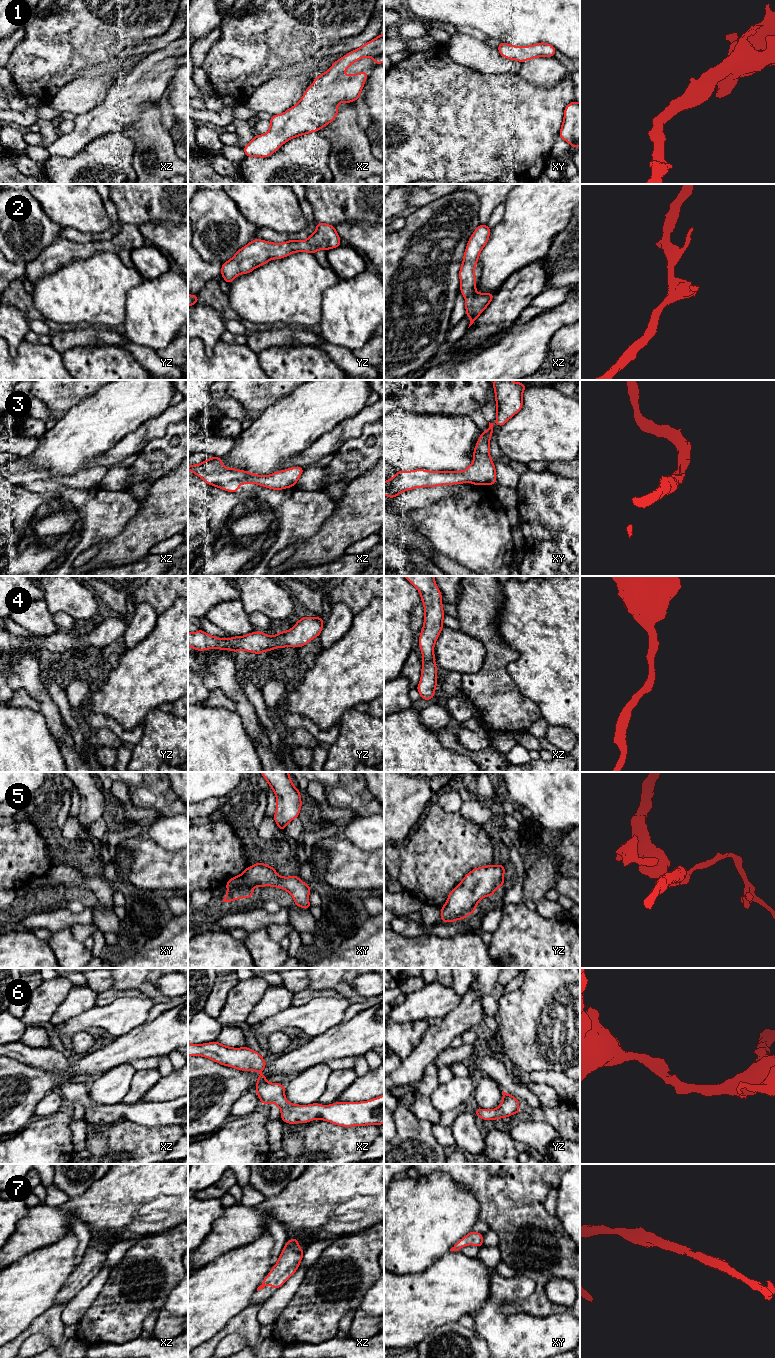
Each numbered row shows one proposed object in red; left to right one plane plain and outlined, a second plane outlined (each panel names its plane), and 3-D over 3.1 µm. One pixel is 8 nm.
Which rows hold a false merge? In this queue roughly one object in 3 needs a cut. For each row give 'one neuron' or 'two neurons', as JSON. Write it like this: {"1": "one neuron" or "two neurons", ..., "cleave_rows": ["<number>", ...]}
{"1": "one neuron", "2": "one neuron", "3": "one neuron", "4": "one neuron", "5": "one neuron", "6": "one neuron", "7": "one neuron", "cleave_rows": []}

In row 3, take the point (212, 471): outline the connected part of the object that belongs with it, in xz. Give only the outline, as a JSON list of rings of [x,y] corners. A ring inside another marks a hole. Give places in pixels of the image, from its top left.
[[[212,457],[201,464],[188,465],[188,470],[207,484],[232,493],[237,493],[241,484],[258,484],[274,490],[294,487],[304,469],[292,467],[271,475],[256,475],[245,470],[225,468],[221,457]]]

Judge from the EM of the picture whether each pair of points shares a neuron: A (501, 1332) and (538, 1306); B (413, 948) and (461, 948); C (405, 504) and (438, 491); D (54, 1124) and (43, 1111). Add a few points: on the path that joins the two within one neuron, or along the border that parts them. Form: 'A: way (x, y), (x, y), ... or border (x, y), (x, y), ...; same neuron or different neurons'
A: border (504, 1313), (552, 1313); different neurons
B: way (425, 948), (449, 948); same neuron
C: way (413, 499), (430, 495); same neuron
D: border (63, 1108), (45, 1116), (35, 1117); different neurons

